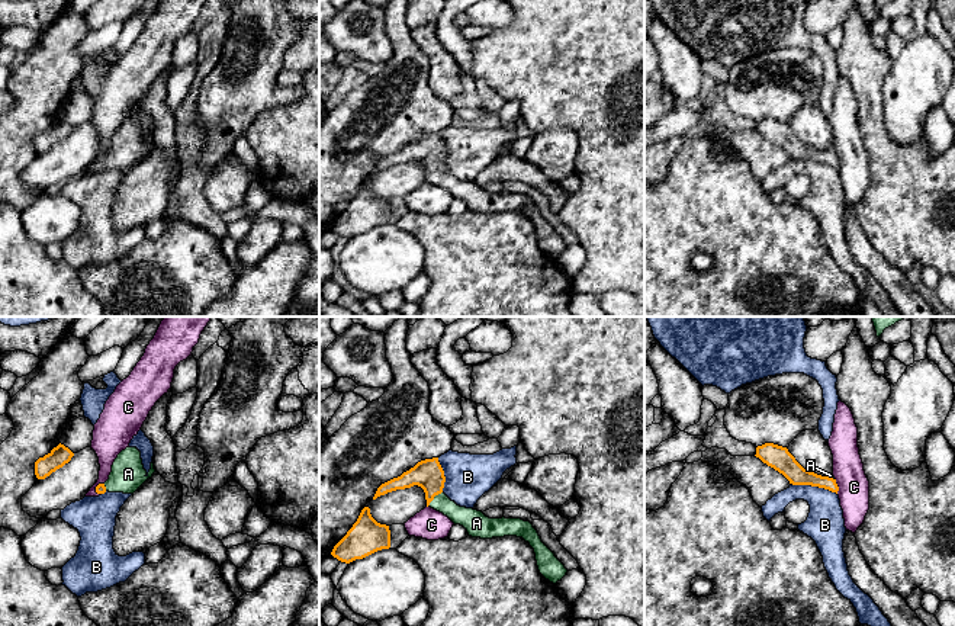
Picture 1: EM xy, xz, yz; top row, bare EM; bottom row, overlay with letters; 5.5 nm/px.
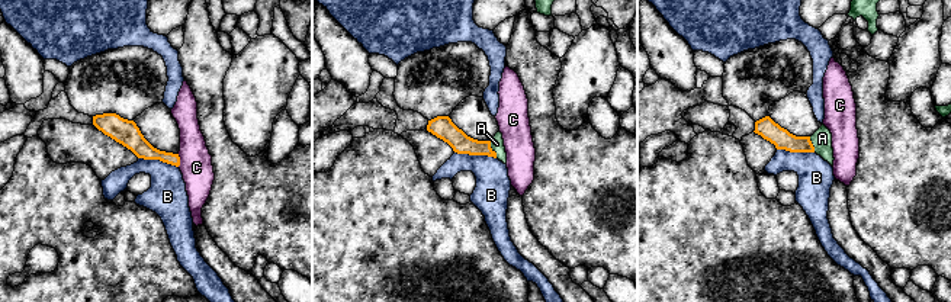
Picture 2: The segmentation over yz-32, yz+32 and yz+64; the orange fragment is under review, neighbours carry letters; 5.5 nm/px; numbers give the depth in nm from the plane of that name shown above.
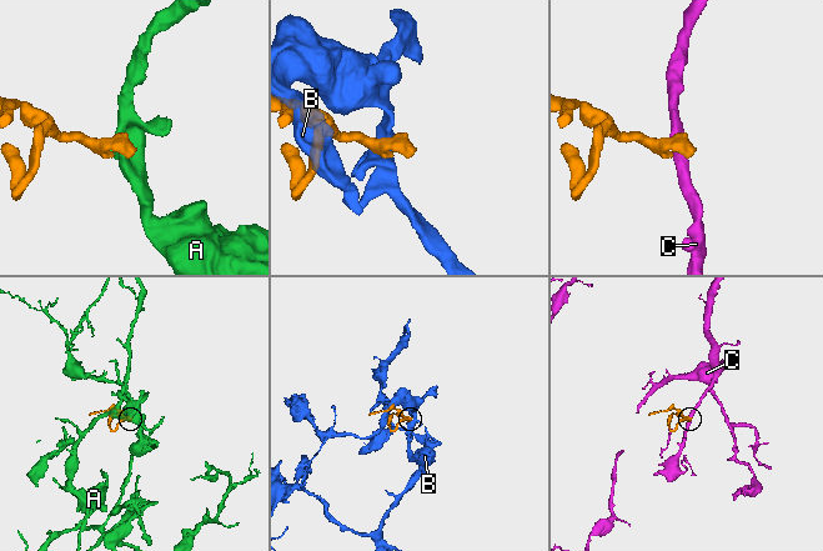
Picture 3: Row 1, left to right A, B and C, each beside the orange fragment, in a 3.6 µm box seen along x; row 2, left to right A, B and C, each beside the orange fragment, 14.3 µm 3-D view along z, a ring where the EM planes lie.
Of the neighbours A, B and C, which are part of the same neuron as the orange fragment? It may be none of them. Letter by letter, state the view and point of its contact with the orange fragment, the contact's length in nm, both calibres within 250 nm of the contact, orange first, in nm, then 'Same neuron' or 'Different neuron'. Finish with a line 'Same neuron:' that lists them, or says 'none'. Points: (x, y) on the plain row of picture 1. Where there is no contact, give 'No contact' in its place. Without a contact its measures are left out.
A: Touches orange at xz (433, 173). Shared border 120 nm. Thickness 160 nm (orange) against 120 nm. Same neuron
B: Touches orange at yz (814, 160). Shared border 260 nm. Thickness 120 nm (orange) against 220 nm. Different neuron
C: Touches orange at yz (836, 160). Shared border 90 nm. Thickness 110 nm (orange) against 180 nm. Different neuron
Same neuron: A

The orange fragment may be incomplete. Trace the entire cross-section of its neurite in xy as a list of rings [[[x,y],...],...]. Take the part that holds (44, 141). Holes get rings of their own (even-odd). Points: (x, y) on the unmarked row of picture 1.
[[[58,119],[48,129],[35,137],[35,150],[38,154],[45,154],[57,144],[62,142],[71,135],[74,128],[64,119]]]

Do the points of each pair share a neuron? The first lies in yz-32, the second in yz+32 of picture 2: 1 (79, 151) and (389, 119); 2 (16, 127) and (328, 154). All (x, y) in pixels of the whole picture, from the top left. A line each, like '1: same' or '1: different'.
1: different
2: different

